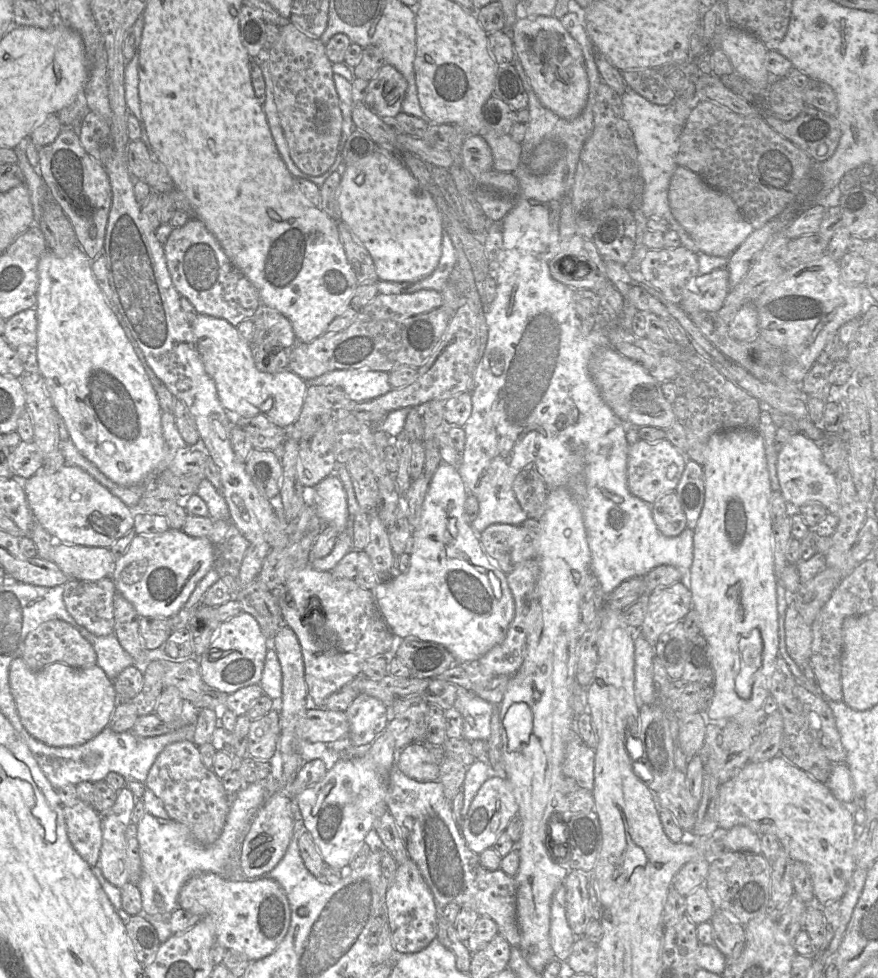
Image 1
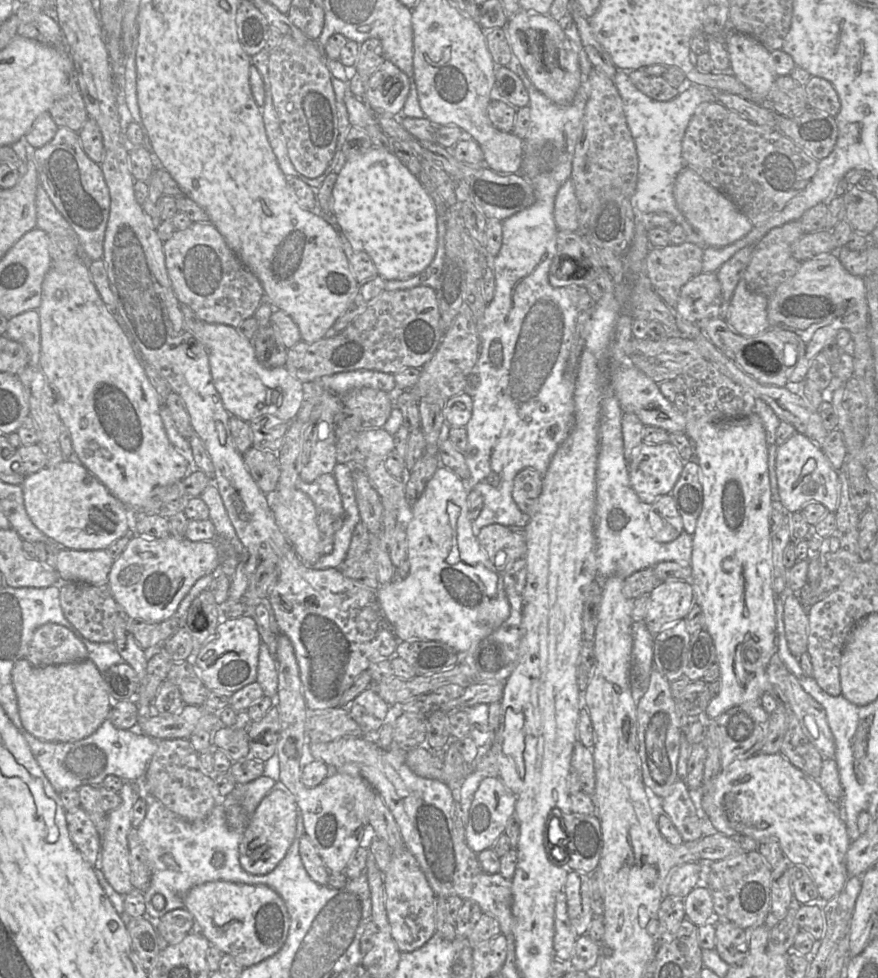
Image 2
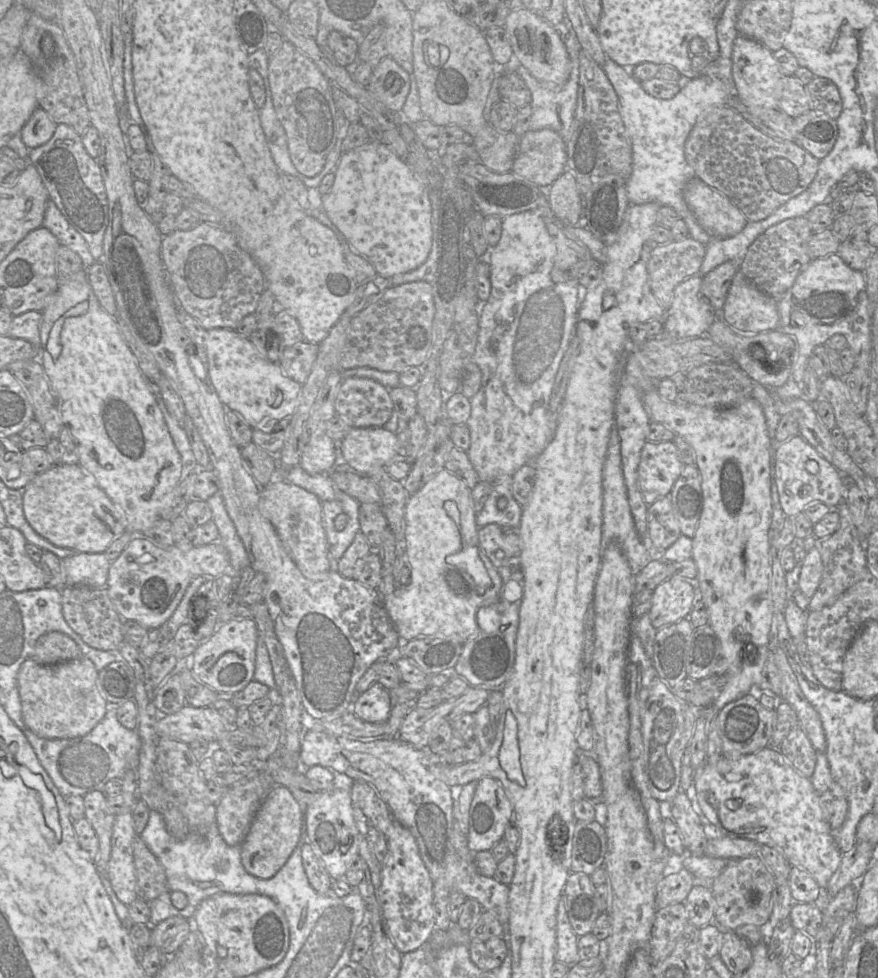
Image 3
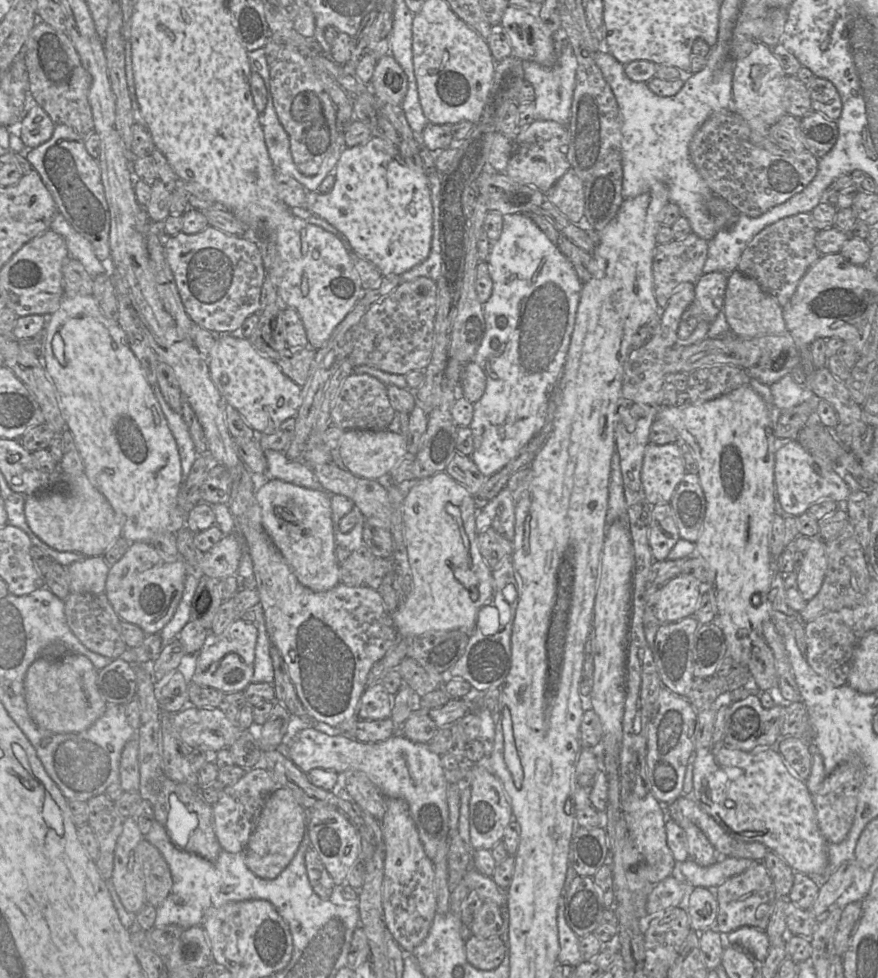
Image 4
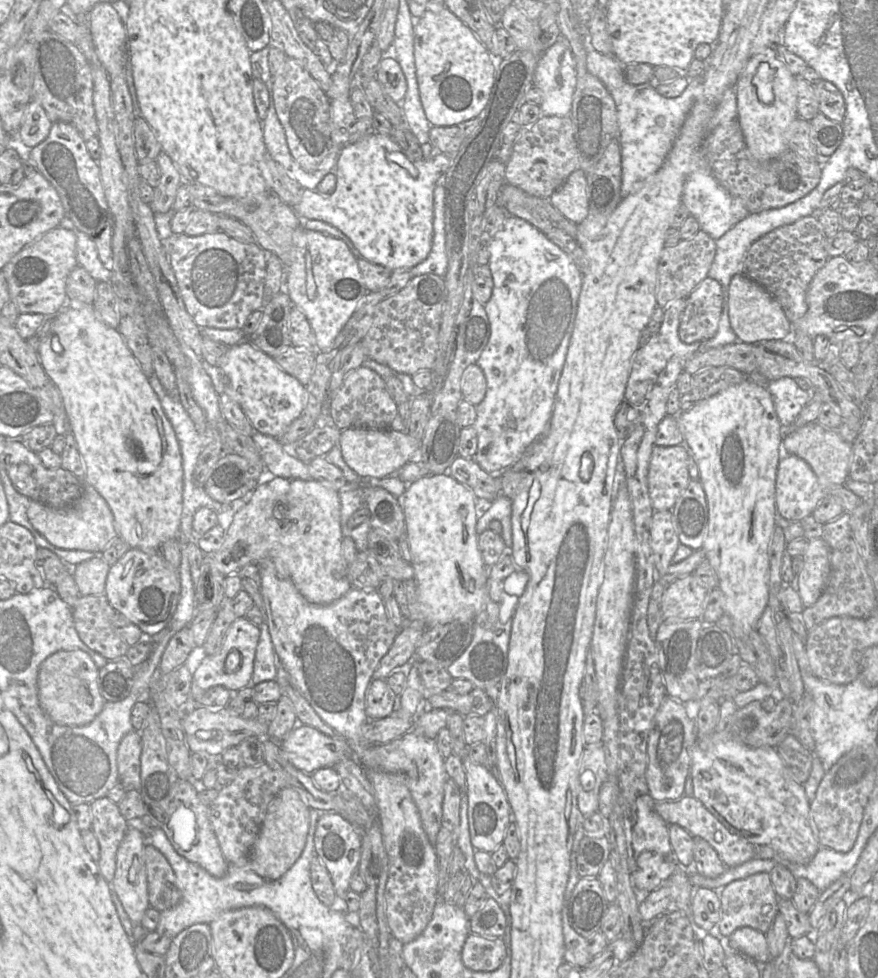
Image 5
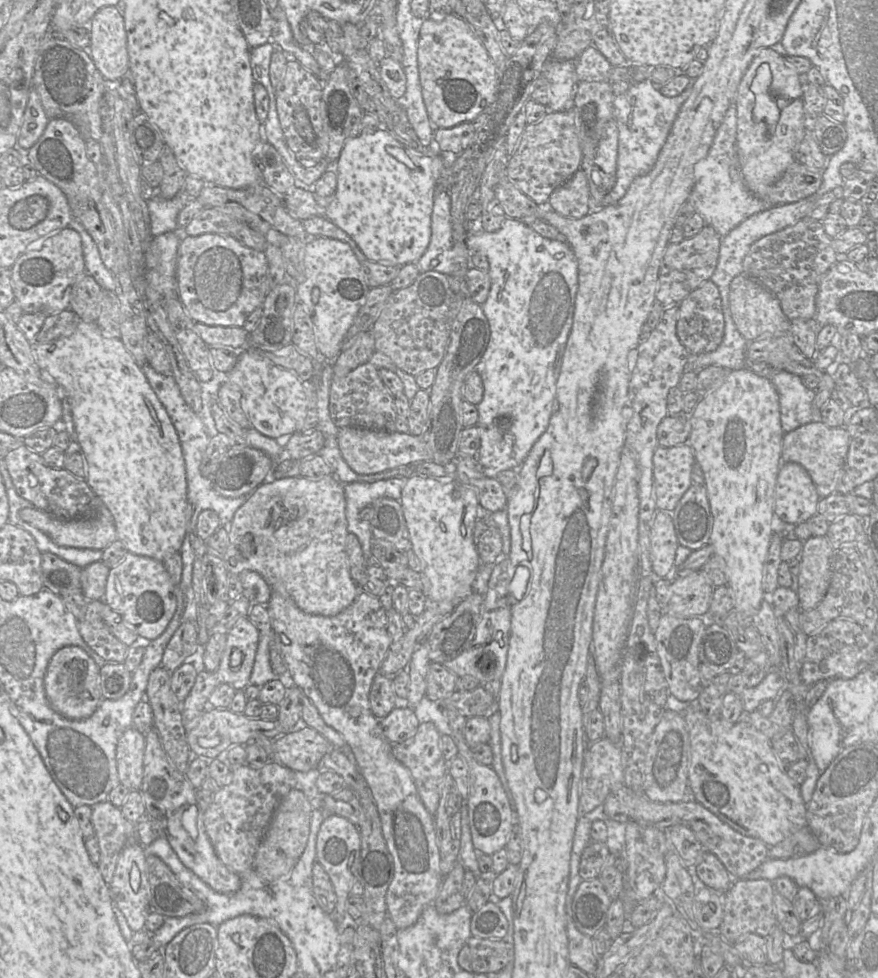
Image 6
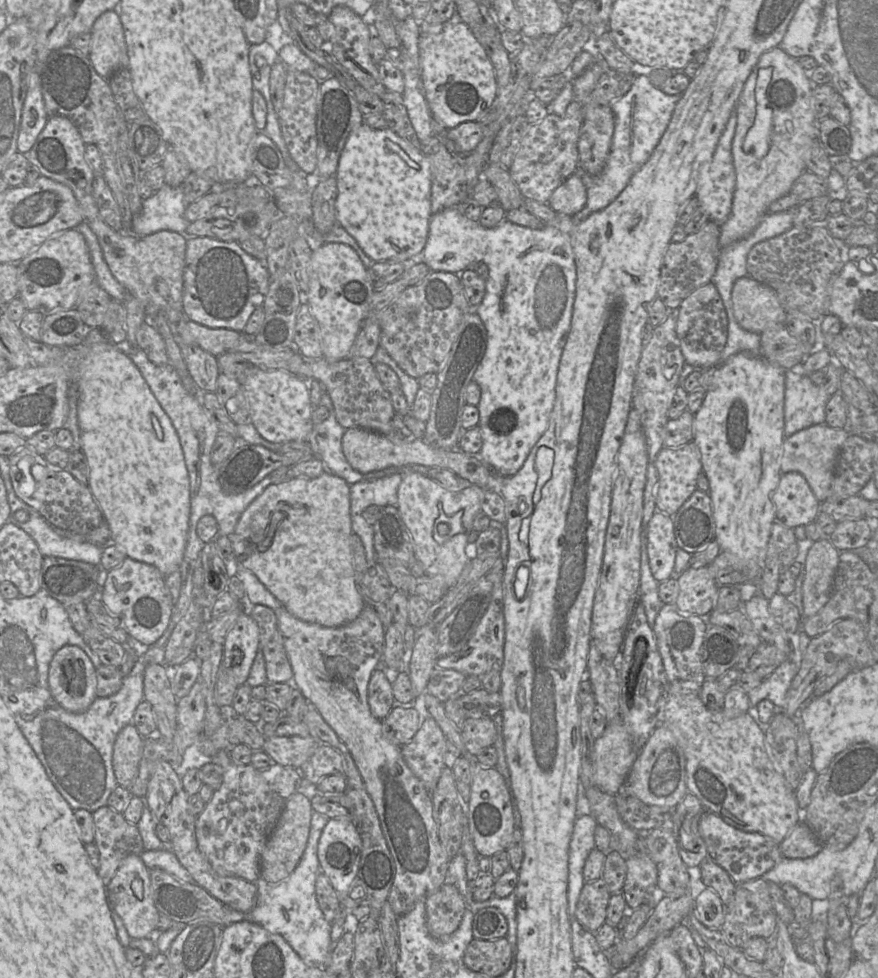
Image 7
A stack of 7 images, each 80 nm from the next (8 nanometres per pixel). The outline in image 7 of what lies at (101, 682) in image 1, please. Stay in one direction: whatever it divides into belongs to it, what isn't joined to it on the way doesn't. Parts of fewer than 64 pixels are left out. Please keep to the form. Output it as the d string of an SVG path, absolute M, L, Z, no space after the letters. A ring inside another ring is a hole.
M76 645L61 647L52 657L48 670L52 697L65 710L86 711L96 699L96 668Z

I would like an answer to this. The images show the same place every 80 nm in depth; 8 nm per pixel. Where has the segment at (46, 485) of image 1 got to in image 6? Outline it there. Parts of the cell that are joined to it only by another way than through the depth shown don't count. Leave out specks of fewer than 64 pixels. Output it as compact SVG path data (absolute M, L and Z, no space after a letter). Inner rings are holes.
M100 500L97 511L87 518L61 520L35 507L21 509L19 517L48 535L59 546L104 550L117 539L113 516Z

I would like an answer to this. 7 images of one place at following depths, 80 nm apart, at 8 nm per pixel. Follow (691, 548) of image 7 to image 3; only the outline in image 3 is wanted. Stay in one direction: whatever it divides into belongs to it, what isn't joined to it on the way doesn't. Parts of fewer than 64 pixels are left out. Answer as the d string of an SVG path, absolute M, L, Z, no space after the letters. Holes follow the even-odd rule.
M695 464L683 467L669 496L680 533L692 539L703 508L701 474Z

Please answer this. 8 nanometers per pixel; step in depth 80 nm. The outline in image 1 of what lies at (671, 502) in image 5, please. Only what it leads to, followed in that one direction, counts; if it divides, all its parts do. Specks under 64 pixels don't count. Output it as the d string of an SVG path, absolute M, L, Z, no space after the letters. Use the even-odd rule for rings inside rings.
M666 439L656 443L638 440L628 448L627 482L630 492L644 502L652 505L662 495L676 489L687 460L689 459L687 459L685 454L676 449ZM671 465L676 465L678 471L673 479L668 479L666 474Z

